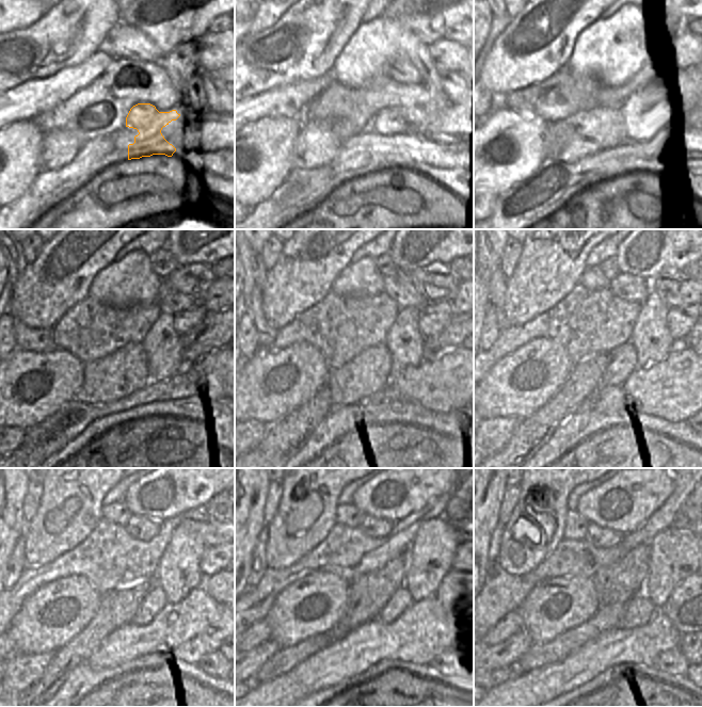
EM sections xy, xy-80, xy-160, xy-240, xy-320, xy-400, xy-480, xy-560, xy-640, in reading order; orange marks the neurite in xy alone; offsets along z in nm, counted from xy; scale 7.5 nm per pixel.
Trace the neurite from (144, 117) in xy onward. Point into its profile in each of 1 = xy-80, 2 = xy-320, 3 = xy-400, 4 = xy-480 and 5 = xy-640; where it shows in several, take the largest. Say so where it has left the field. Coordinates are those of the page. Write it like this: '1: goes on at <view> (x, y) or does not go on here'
1: goes on at xy-80 (388, 122)
2: goes on at xy-320 (403, 340)
3: goes on at xy-400 (651, 338)
4: goes on at xy-480 (178, 573)
5: goes on at xy-640 (675, 555)

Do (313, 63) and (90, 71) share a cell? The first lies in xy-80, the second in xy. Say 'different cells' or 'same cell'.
different cells

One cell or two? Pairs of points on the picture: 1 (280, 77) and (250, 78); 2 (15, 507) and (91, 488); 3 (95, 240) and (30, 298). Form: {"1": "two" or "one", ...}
{"1": "one", "2": "two", "3": "one"}

